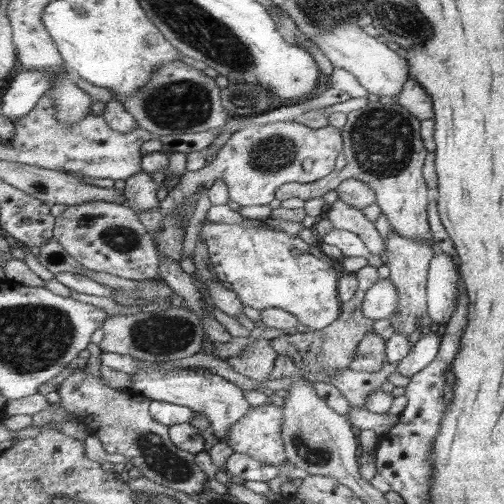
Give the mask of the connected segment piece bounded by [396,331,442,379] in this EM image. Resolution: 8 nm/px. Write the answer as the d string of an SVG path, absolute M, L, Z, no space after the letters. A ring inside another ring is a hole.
M429 331L429 333L421 336L414 344L409 356L398 363L398 369L396 371L411 379L423 369L428 368L439 354L441 345L442 337L439 337L439 334L436 332L431 333Z

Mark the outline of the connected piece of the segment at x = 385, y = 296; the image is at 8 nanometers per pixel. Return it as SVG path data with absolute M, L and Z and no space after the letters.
M379 279L368 292L363 303L363 314L371 320L389 318L398 309L399 291L391 280Z

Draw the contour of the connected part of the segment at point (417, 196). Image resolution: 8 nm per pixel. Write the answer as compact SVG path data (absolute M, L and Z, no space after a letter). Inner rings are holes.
M376 101L348 113L346 124L341 129L347 166L318 182L284 184L277 190L276 198L280 201L300 198L306 202L322 197L327 191L335 191L344 180L355 178L366 182L375 190L376 204L389 220L392 230L405 238L424 240L437 246L438 242L428 221L428 206L431 200L423 167L430 152L422 140L422 121L397 102L381 104Z

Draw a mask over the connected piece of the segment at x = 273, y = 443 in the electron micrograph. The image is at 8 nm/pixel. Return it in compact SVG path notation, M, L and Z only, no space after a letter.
M267 403L261 406L251 407L246 417L236 422L230 428L230 433L220 440L230 443L231 448L238 454L248 454L258 460L262 465L279 466L281 462L288 460L286 443L283 438L283 423L286 418L286 408L283 405Z

